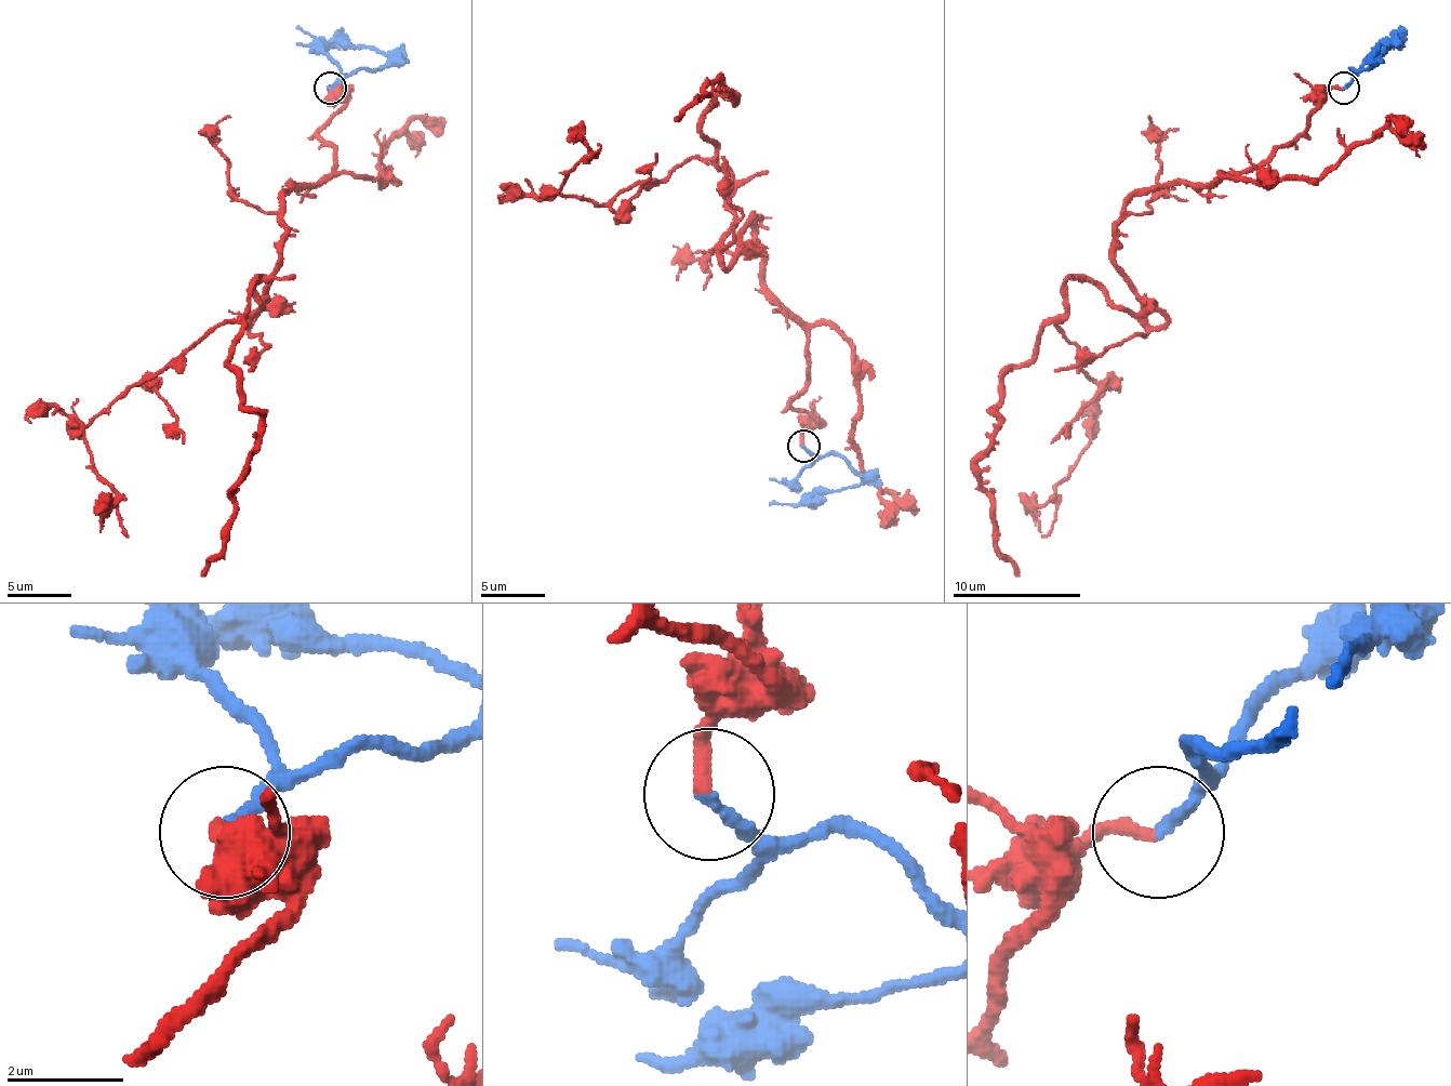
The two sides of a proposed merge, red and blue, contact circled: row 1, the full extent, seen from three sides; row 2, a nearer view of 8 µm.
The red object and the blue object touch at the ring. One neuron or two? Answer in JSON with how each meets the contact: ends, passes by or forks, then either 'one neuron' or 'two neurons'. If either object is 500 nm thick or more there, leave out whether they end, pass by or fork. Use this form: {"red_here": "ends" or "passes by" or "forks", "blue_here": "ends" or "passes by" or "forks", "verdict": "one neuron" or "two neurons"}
{"red_here": "ends", "blue_here": "ends", "verdict": "one neuron"}

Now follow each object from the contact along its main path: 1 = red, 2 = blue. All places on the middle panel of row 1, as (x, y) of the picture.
1: (802, 447), (806, 328), (757, 219), (722, 260), (729, 170), (687, 157), (600, 206), (558, 193), (574, 144)
2: (802, 447), (812, 463), (796, 479), (802, 498), (789, 504), (770, 501)

